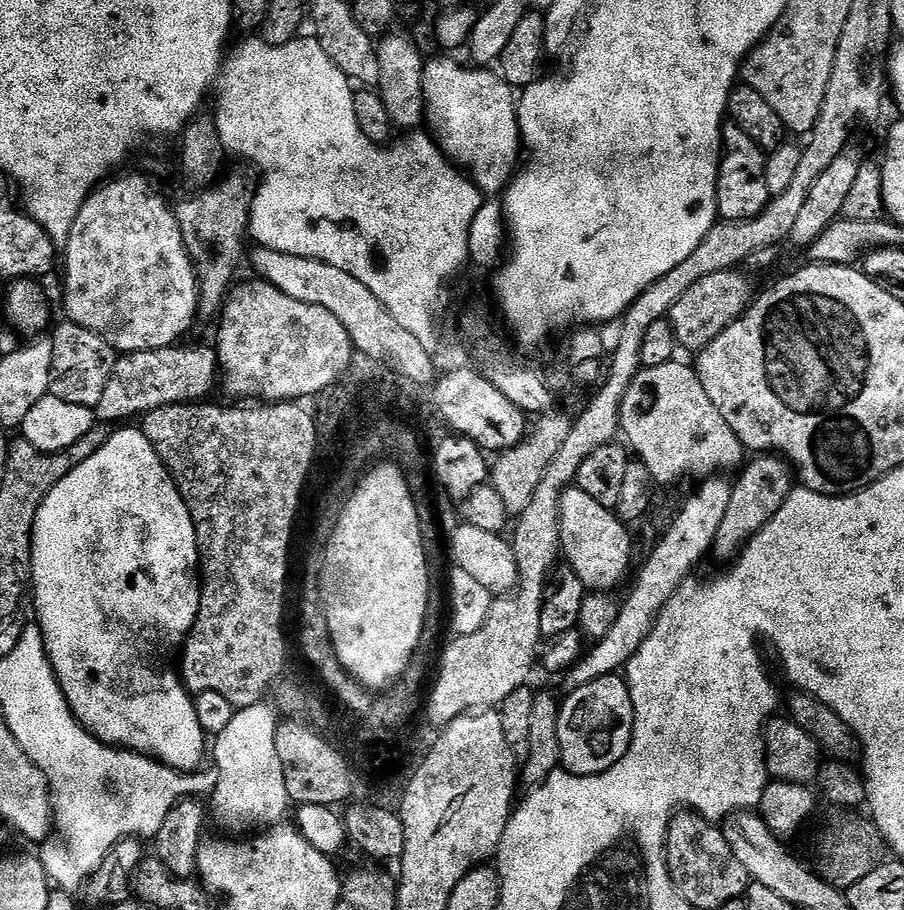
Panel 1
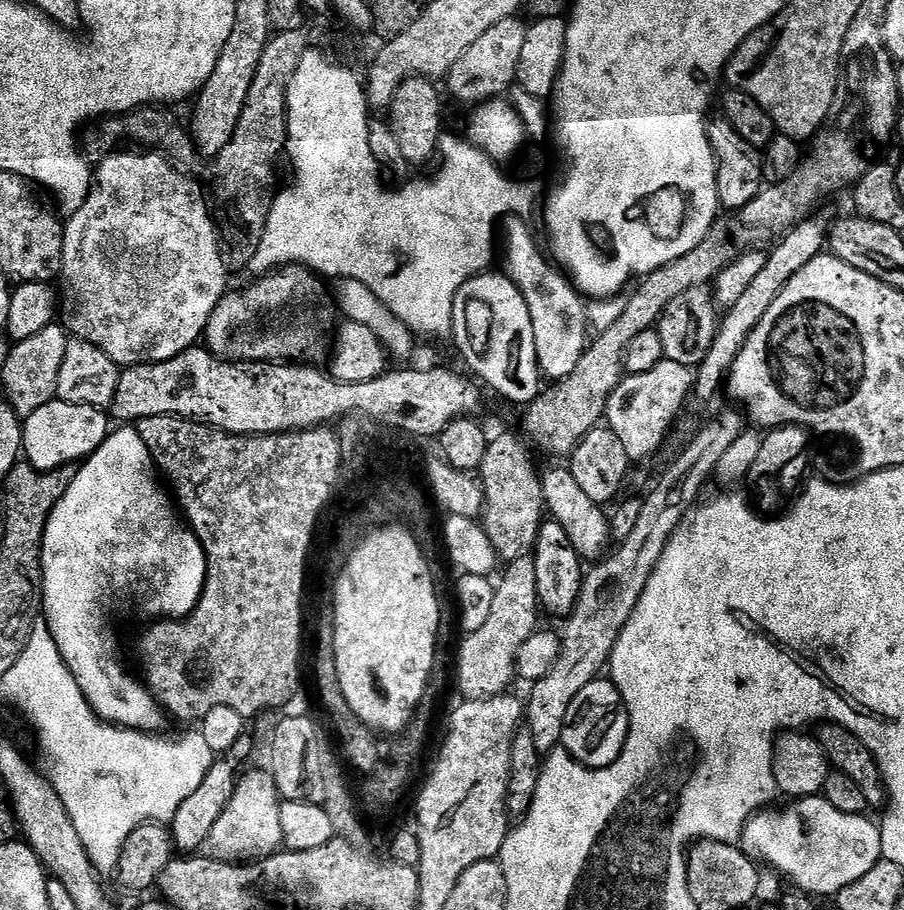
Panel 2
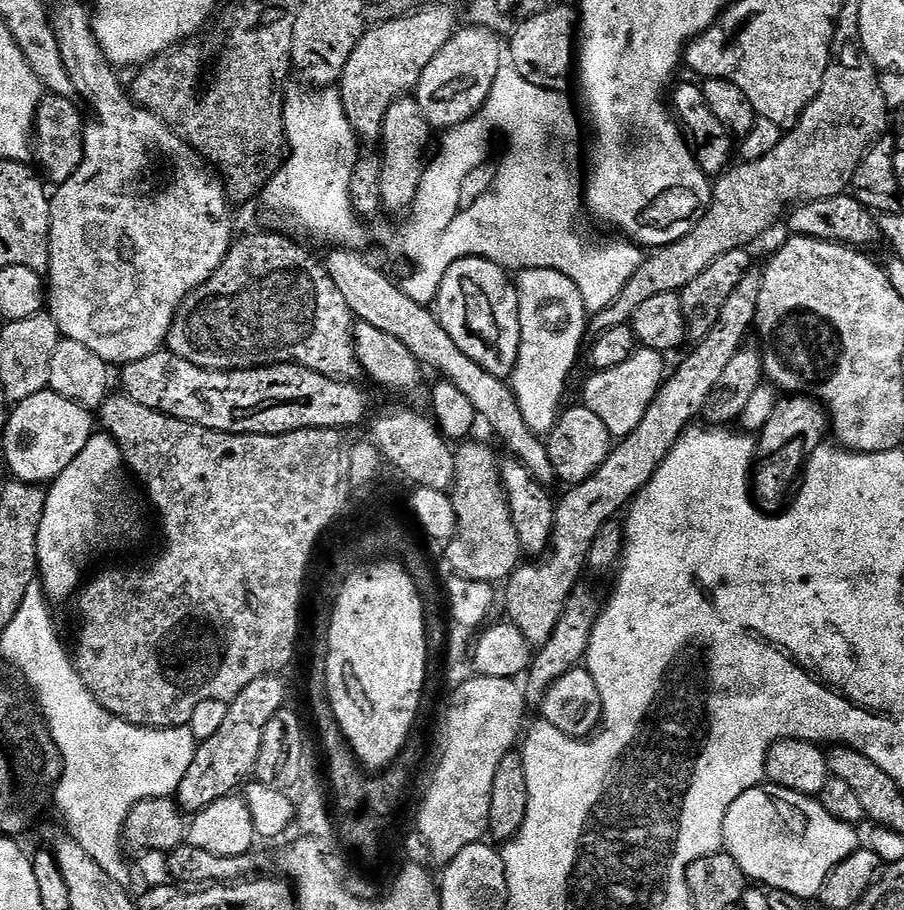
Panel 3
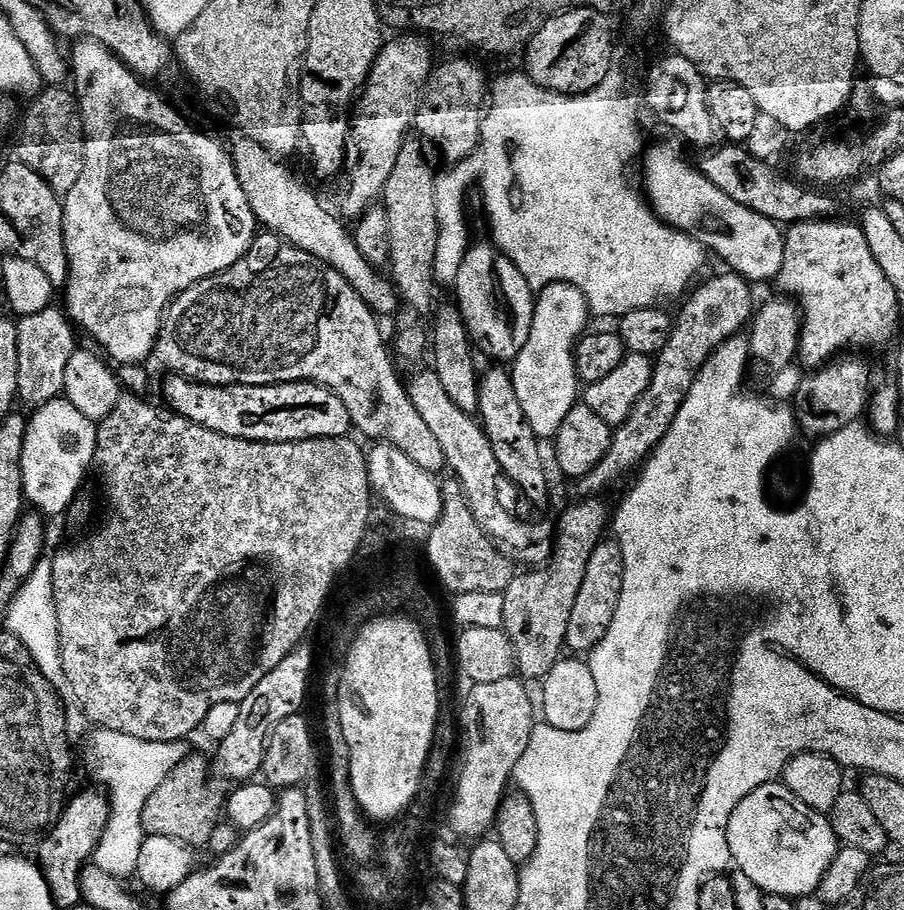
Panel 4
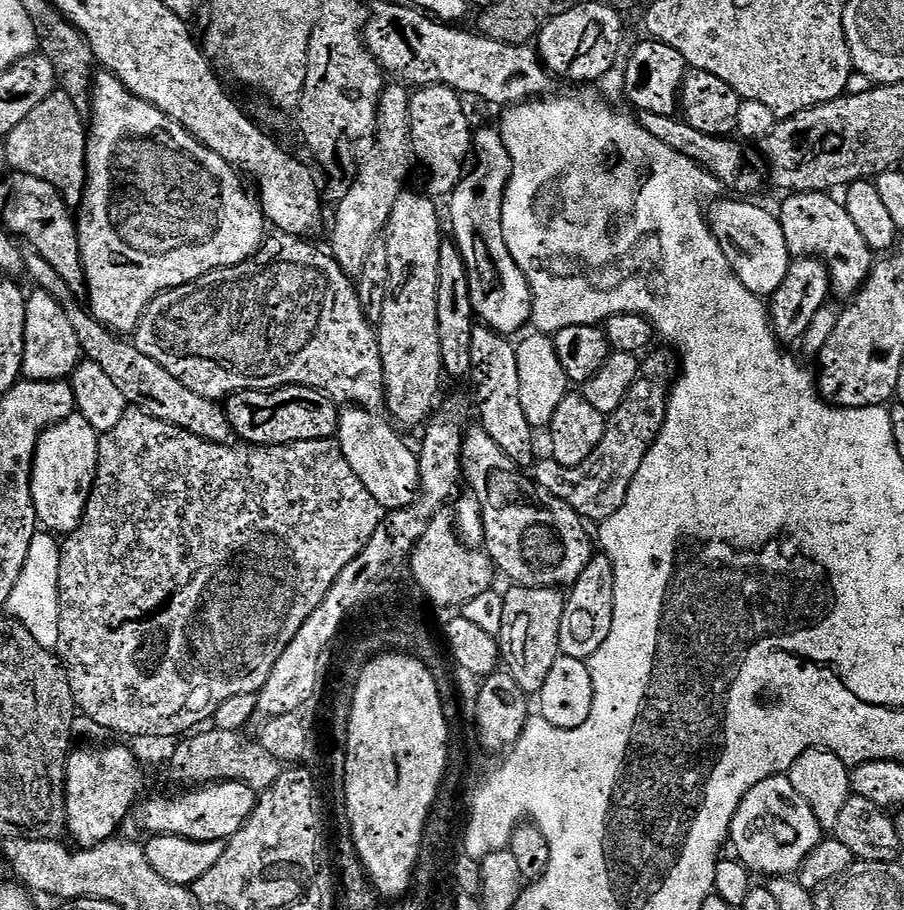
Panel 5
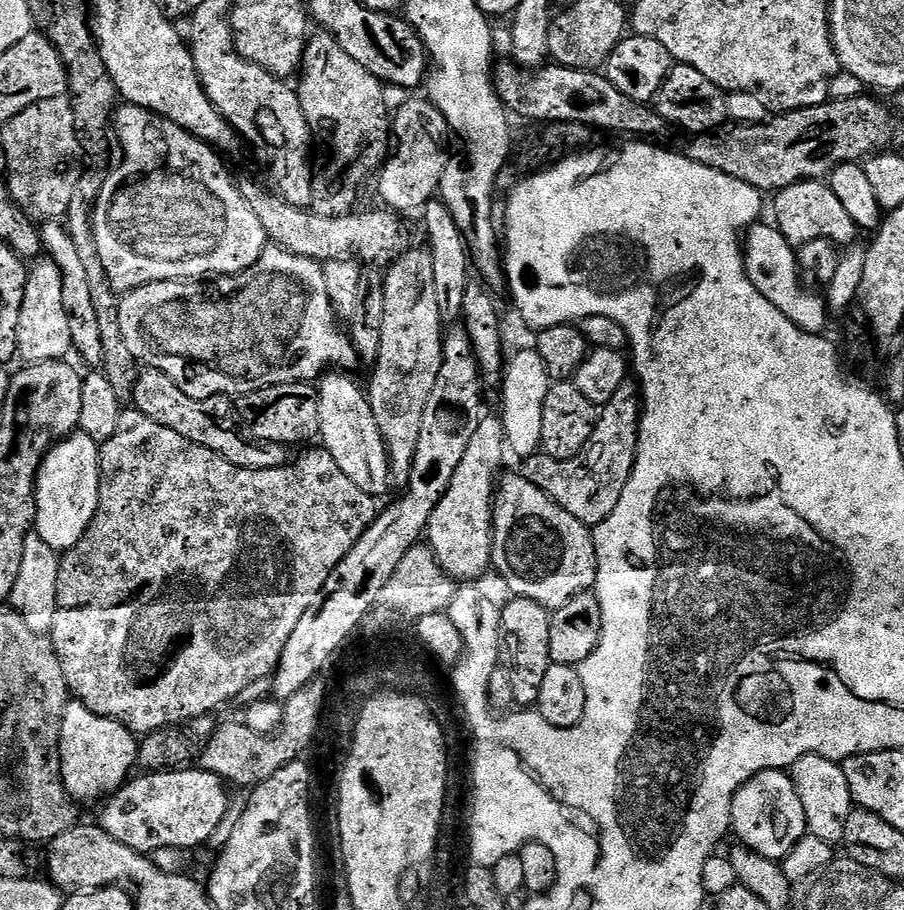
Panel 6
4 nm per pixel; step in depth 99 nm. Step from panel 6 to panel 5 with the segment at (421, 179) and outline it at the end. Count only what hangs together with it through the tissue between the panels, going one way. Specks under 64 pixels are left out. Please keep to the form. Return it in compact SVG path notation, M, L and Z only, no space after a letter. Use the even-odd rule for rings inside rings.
M431 84L410 94L409 130L413 157L428 168L427 193L446 198L464 173L465 160L470 156L474 142L469 132L458 132L464 122L464 108L458 102L459 93L444 84Z

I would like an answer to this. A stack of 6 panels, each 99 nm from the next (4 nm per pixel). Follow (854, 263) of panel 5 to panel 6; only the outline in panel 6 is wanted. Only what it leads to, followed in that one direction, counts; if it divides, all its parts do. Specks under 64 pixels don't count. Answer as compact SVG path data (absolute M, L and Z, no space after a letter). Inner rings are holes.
M803 180L794 186L786 186L775 193L770 204L770 212L776 215L775 227L790 242L793 248L801 248L806 242L814 242L818 238L833 240L838 246L849 246L857 243L858 227L850 218L837 194L824 180Z

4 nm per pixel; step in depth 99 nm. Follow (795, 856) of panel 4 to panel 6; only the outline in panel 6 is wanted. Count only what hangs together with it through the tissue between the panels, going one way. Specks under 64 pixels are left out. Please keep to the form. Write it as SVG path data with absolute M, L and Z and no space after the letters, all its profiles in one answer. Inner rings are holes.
M787 771L760 772L746 782L732 799L731 831L741 845L753 850L787 850L809 835L806 812L802 810L802 798L794 790L794 782Z

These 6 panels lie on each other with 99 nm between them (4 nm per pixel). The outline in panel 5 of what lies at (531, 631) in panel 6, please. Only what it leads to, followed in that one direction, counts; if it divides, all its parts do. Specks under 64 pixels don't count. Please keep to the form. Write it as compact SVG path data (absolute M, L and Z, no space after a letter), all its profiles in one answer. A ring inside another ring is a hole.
M558 588L509 589L503 593L502 626L498 633L500 659L525 694L538 694L546 682L546 674L550 674L550 666L560 657L558 630L562 626L566 596Z

